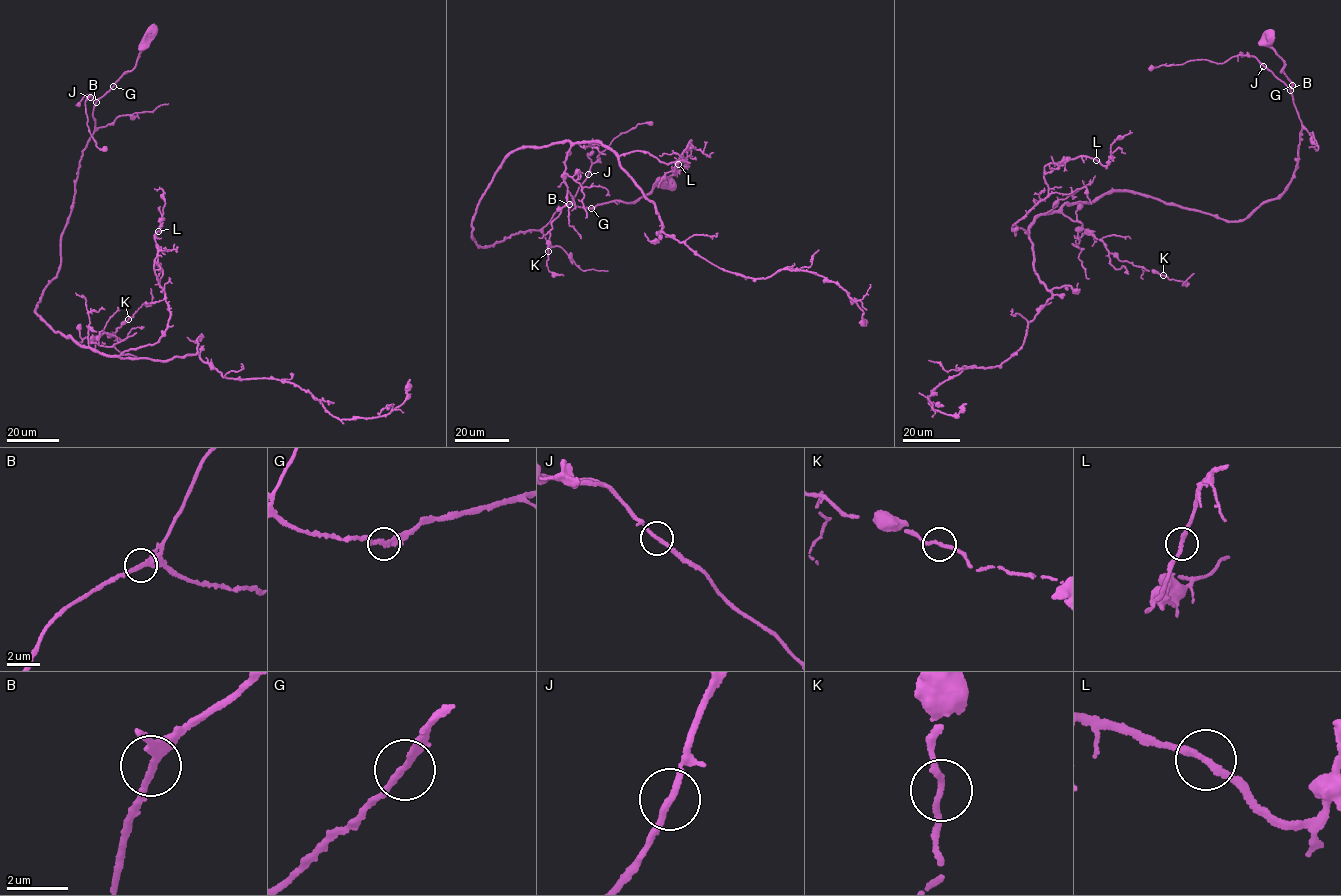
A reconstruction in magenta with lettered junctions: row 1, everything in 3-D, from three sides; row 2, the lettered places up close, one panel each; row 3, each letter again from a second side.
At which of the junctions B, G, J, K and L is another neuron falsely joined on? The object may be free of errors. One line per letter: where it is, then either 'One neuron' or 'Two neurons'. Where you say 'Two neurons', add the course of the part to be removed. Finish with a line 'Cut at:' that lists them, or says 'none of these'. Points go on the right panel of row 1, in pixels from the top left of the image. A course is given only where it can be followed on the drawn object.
B: Place: (1290, 90). One neuron
G: Place: (1292, 85). One neuron
J: Place: (1263, 66). One neuron
K: Place: (1163, 275). One neuron
L: Place: (1096, 160). One neuron
Cut at: none of these

